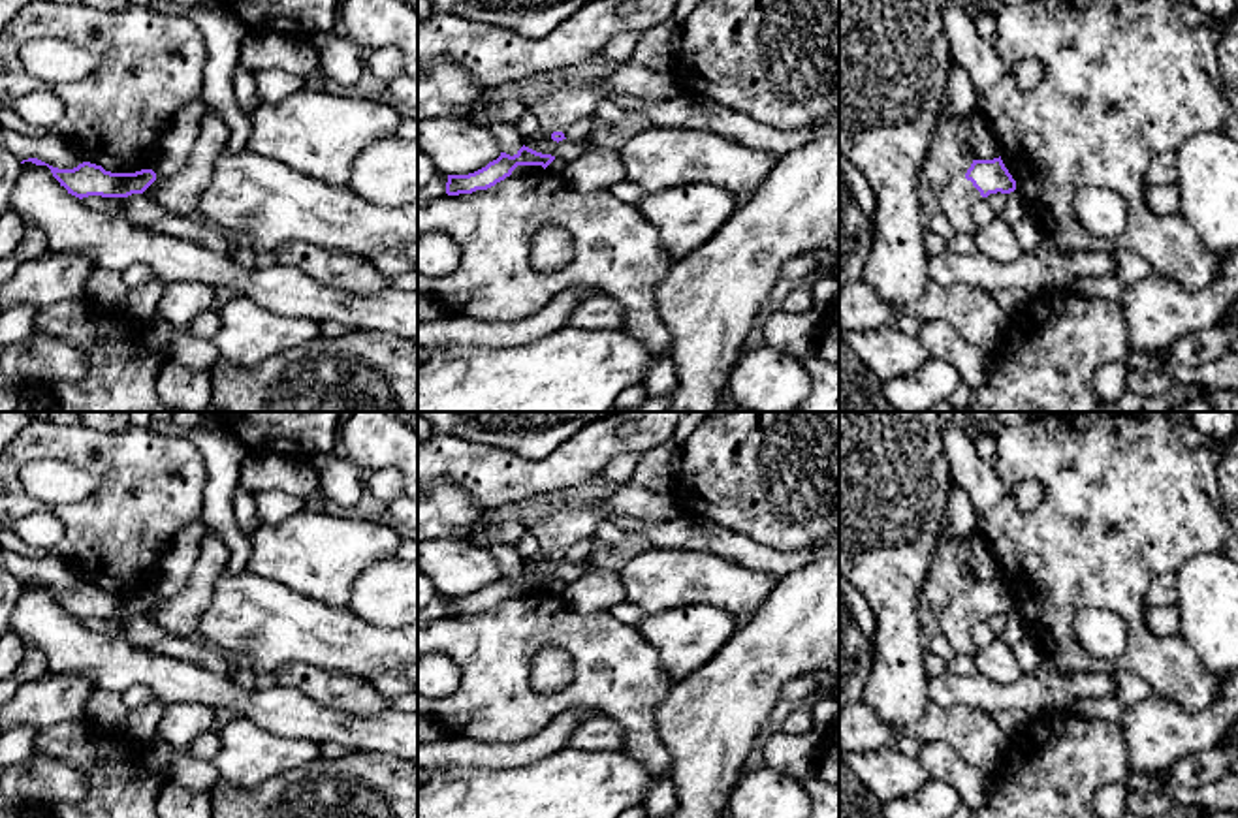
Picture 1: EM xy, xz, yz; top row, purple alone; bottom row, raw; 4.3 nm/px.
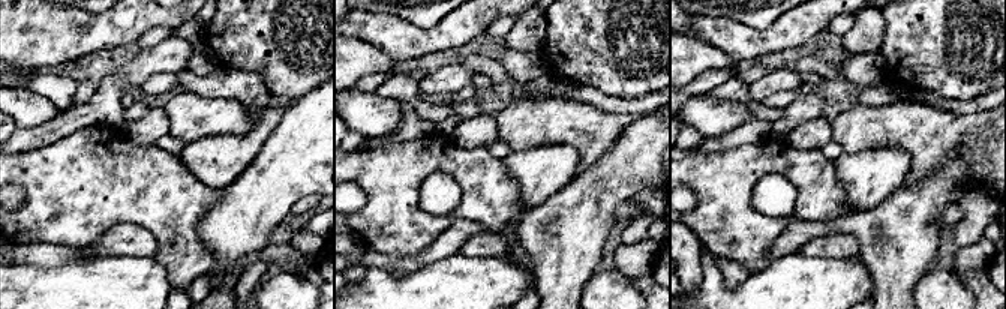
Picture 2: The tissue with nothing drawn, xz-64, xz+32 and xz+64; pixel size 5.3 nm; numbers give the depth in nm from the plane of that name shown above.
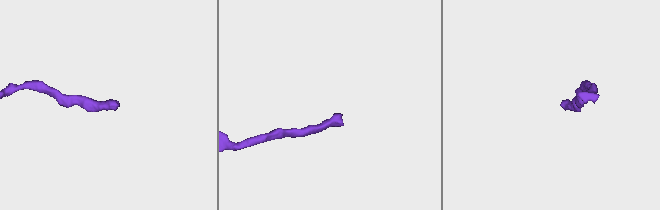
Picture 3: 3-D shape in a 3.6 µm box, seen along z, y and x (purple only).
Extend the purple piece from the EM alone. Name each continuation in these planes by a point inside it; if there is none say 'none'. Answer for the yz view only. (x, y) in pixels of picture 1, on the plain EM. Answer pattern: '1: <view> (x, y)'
1: yz (956, 619)

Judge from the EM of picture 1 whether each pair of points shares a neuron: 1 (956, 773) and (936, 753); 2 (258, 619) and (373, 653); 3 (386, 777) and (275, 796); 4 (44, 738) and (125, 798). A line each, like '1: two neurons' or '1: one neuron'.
1: one neuron
2: one neuron
3: one neuron
4: one neuron

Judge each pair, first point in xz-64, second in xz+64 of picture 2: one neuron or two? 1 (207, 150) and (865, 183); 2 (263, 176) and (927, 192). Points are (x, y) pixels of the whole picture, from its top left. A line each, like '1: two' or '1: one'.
1: one
2: one

